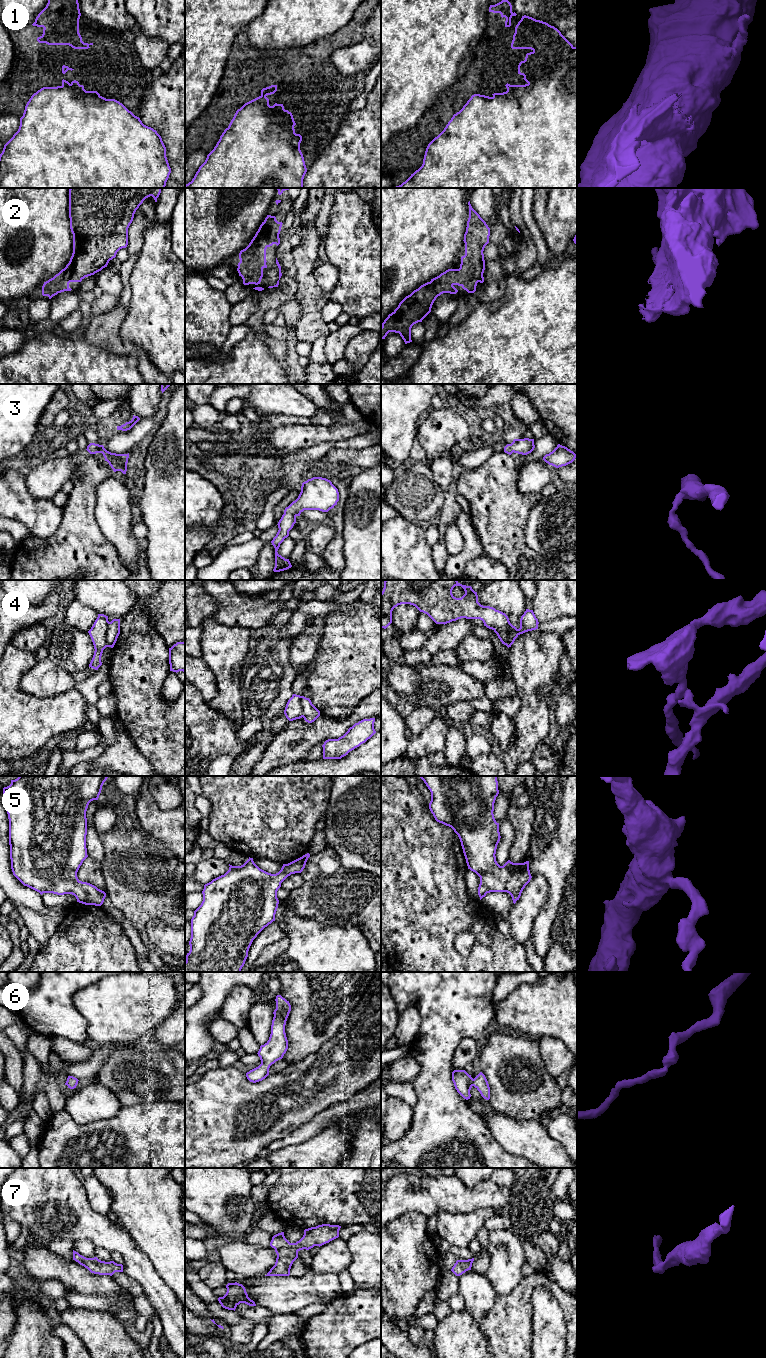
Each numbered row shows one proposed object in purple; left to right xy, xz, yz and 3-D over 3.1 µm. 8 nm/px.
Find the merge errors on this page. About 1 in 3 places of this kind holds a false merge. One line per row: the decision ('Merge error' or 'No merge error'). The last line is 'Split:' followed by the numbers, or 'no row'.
1: Merge error
2: No merge error
3: No merge error
4: Merge error
5: No merge error
6: No merge error
7: No merge error
Split: 1, 4

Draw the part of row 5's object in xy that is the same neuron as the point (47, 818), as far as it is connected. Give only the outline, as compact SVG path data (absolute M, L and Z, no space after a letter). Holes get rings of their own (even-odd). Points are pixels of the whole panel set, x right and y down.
M19 776L3 788L9 819L9 845L13 875L41 895L72 894L77 902L101 906L106 893L82 882L77 872L88 857L86 848L88 805L98 800L108 776Z

